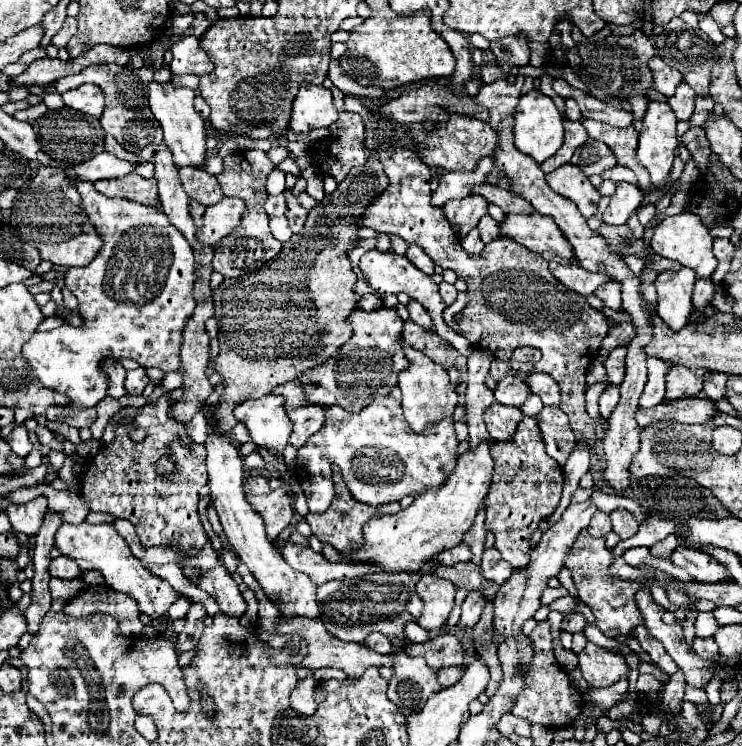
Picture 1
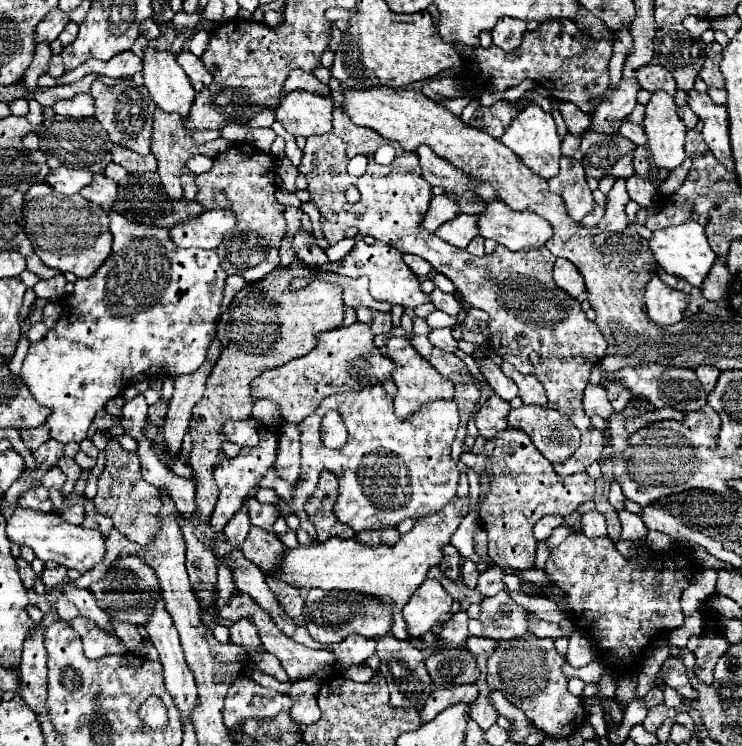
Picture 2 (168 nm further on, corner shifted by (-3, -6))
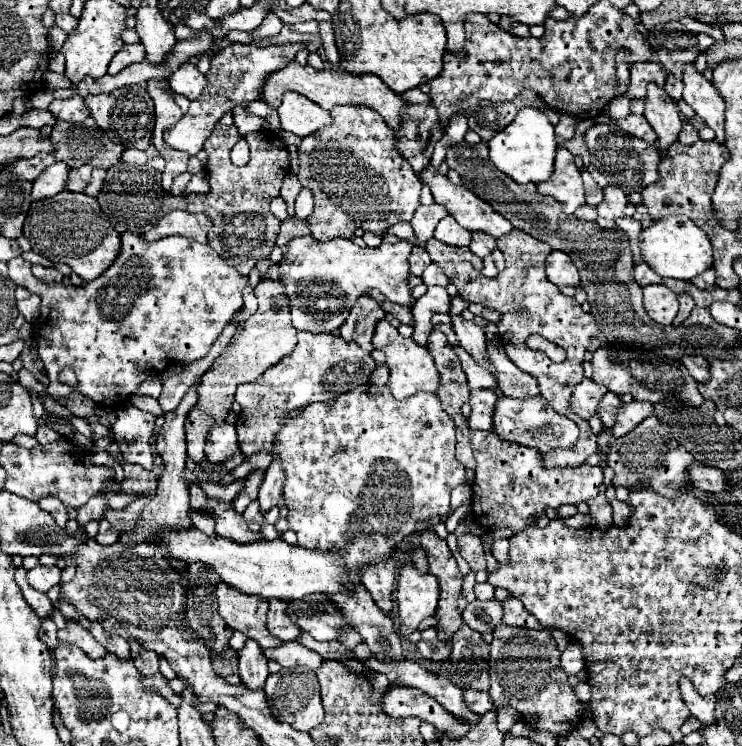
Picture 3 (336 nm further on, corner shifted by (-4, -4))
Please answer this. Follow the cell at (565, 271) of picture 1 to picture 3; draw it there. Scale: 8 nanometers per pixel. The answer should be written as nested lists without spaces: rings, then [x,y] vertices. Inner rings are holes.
[[[552,250],[550,256],[546,258],[546,276],[558,288],[562,288],[562,286],[578,286],[580,284],[576,266],[568,260],[566,254],[562,254],[558,250]]]

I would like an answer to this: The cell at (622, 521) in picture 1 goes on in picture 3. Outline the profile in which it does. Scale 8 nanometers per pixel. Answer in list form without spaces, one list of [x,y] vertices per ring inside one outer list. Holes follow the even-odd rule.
[[[606,486],[600,488],[600,492],[598,492],[596,498],[592,498],[592,500],[586,502],[588,508],[590,508],[592,526],[598,528],[598,530],[606,530],[606,528],[612,526],[612,508],[610,508],[606,496],[604,496],[604,490],[606,490]]]

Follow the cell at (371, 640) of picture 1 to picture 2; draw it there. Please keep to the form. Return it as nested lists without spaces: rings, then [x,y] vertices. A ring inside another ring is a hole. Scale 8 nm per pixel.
[[[349,636],[341,646],[331,646],[337,650],[337,658],[341,658],[341,668],[347,668],[351,664],[365,664],[369,656],[375,654],[375,640],[365,636]]]

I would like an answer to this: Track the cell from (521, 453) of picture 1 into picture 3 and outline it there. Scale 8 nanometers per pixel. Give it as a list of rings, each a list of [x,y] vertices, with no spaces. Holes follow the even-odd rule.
[[[470,430],[470,442],[476,458],[476,480],[472,484],[472,514],[486,530],[512,528],[520,532],[532,526],[532,516],[542,516],[544,508],[578,504],[594,498],[602,484],[602,468],[580,464],[576,468],[544,468],[542,454],[534,448],[504,442],[494,432]]]

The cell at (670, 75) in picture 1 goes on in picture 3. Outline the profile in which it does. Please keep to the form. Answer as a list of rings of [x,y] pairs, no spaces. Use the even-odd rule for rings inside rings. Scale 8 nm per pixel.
[[[640,62],[632,64],[630,68],[630,88],[628,98],[646,98],[646,86],[650,82],[656,82],[658,86],[664,86],[666,82],[666,70],[658,62]]]

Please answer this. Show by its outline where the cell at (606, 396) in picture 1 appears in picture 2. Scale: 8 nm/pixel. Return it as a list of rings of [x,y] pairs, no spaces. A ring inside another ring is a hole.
[[[587,384],[585,394],[583,394],[583,408],[585,408],[587,416],[601,416],[603,420],[607,420],[615,414],[615,410],[607,398],[607,392],[601,384],[599,386]]]

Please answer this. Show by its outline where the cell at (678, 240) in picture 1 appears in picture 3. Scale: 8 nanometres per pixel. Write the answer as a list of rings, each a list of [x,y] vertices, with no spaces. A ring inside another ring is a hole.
[[[666,216],[640,232],[640,252],[644,262],[662,278],[690,280],[712,266],[712,244],[702,228],[686,216]]]

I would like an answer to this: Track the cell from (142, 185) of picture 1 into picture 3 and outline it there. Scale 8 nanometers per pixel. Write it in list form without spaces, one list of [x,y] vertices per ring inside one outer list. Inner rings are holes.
[[[84,164],[80,168],[70,168],[70,176],[66,178],[66,190],[70,192],[84,192],[86,184],[90,182],[90,172],[92,172],[92,166],[90,164]]]

